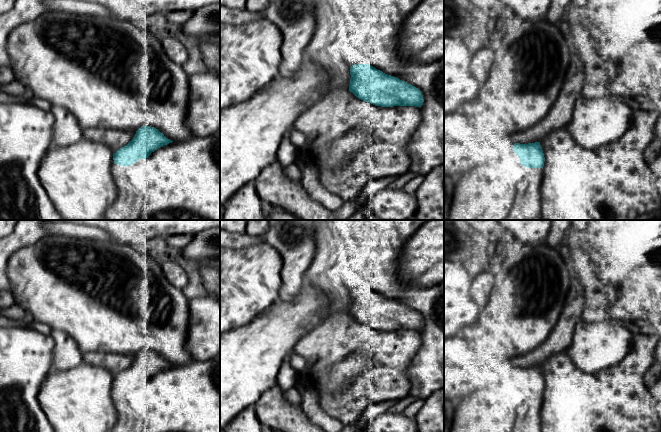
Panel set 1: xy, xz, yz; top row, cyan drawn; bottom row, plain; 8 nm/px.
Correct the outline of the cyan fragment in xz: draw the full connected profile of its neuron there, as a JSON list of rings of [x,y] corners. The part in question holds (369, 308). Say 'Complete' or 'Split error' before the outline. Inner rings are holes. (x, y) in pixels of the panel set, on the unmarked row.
Complete. [[[369,288],[352,289],[350,299],[349,315],[375,330],[420,332],[423,329],[423,319],[418,312]]]

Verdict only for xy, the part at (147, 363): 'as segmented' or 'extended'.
extended

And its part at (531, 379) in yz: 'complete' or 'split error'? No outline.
split error

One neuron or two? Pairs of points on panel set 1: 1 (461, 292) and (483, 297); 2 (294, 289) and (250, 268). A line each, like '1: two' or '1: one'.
1: two
2: two

